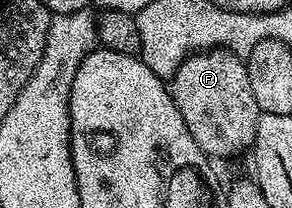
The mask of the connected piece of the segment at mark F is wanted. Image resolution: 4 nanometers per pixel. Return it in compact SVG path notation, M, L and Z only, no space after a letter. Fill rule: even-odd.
M222 47L197 51L188 55L169 79L169 90L171 100L177 105L193 141L197 141L204 156L211 158L212 155L215 159L227 159L230 155L239 155L242 151L250 152L254 148L257 121L261 112L250 89L247 64L242 58Z

